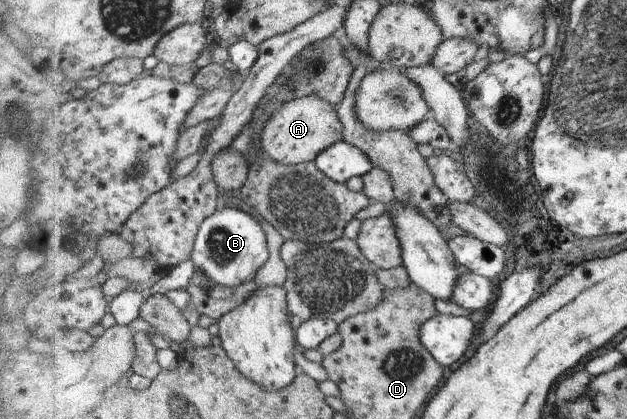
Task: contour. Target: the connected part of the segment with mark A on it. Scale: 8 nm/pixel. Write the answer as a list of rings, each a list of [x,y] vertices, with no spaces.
[[[308,95],[286,103],[267,122],[263,132],[265,153],[281,164],[312,162],[323,150],[343,140],[344,126],[334,107],[317,95]]]

